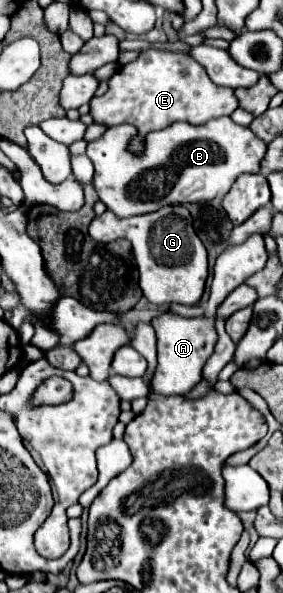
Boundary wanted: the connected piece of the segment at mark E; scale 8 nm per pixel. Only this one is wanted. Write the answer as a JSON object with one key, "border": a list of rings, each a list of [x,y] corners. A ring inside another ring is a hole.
{"border":[[[141,51],[139,57],[109,79],[109,91],[101,97],[93,97],[91,115],[95,123],[105,123],[109,127],[129,123],[139,129],[139,133],[151,133],[165,129],[171,123],[187,121],[191,125],[201,125],[205,121],[231,115],[237,109],[237,99],[233,89],[219,87],[209,81],[205,69],[193,61],[193,57],[183,53]]]}

